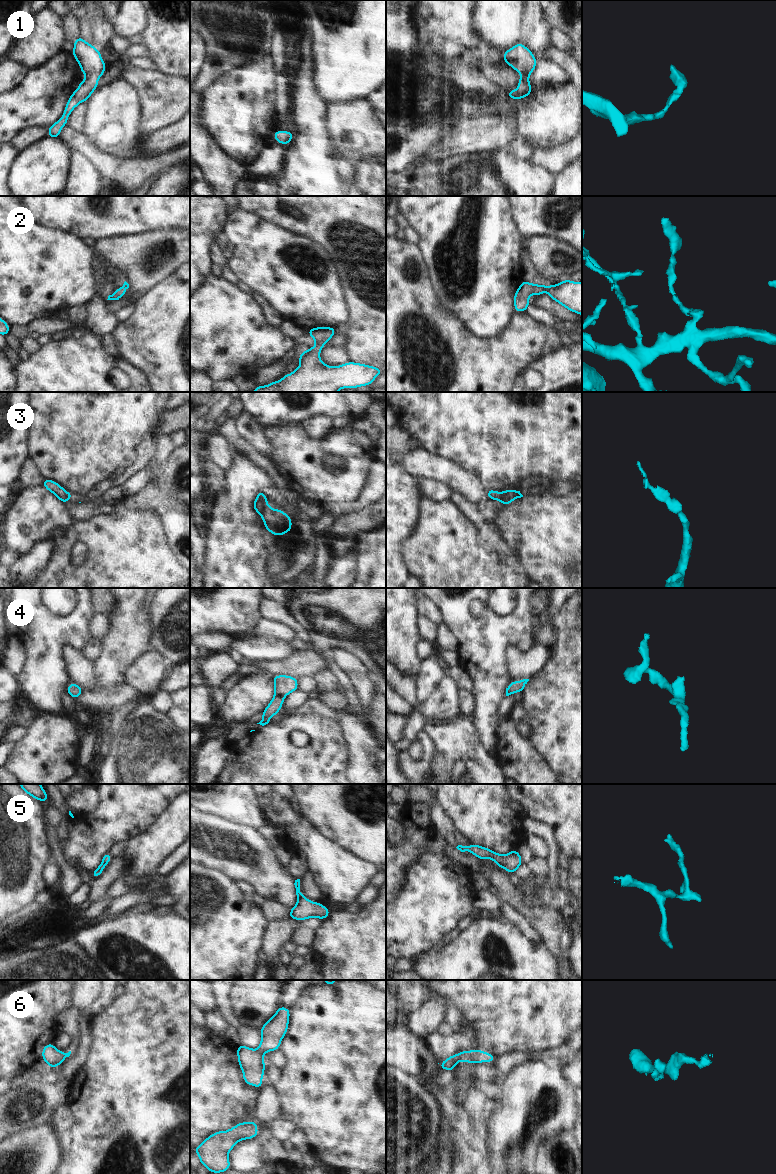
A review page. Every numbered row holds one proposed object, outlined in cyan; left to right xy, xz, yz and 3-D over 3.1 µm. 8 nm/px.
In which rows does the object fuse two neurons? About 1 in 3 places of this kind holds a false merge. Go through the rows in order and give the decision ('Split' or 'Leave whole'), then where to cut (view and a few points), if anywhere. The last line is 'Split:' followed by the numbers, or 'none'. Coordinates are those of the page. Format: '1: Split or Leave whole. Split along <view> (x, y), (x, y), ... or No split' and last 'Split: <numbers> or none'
1: Leave whole. No split
2: Leave whole. No split
3: Split. Split along yz (498, 492), (504, 504)
4: Leave whole. No split
5: Leave whole. No split
6: Leave whole. No split
Split: 3

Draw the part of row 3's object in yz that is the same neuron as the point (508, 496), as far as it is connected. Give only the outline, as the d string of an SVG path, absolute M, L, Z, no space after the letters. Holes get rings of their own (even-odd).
M512 488L503 492L499 492L499 497L503 499L504 505L508 505L512 503L516 498L523 497L523 495L520 493L520 491Z

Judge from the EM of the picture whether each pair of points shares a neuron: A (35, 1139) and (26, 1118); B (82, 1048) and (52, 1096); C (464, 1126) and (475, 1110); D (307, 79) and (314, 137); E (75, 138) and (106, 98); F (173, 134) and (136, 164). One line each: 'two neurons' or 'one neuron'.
A: two neurons
B: two neurons
C: two neurons
D: one neuron
E: two neurons
F: two neurons

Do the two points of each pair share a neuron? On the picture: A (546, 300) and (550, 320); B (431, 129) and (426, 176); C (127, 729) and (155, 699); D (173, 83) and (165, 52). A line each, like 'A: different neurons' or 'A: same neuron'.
A: different neurons
B: different neurons
C: different neurons
D: different neurons

